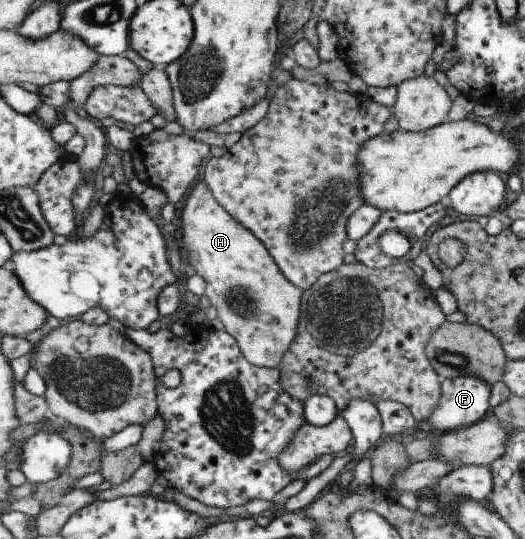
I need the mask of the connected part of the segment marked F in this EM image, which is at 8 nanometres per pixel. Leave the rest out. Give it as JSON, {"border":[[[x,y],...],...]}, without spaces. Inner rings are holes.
{"border":[[[478,376],[448,378],[443,380],[440,402],[427,422],[432,424],[433,433],[452,432],[452,430],[472,426],[487,418],[486,410],[488,410],[488,384],[482,378]]]}

